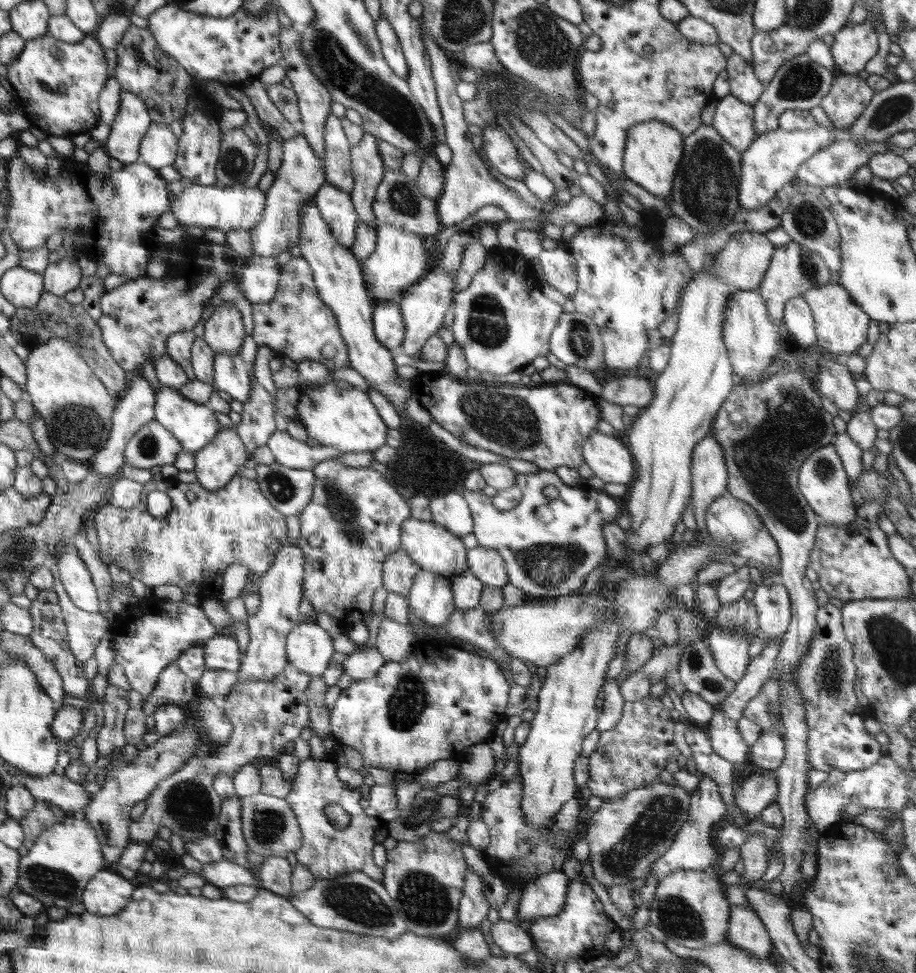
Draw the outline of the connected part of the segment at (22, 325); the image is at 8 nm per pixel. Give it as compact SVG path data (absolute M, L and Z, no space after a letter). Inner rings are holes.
M45 291L36 307L20 307L10 318L10 334L16 342L22 343L32 350L48 342L51 338L63 338L70 341L73 347L80 353L88 367L115 395L122 396L129 385L129 374L124 371L113 359L106 345L101 339L101 330L95 320L85 311L80 304L70 304L63 296L56 296L50 291Z

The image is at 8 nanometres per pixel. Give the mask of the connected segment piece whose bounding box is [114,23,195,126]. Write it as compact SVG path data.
M132 24L123 34L116 45L117 64L114 78L120 84L121 90L132 92L149 110L152 124L172 124L183 120L187 112L188 89L195 80L185 68L159 47L158 41L152 36L148 28L136 27Z

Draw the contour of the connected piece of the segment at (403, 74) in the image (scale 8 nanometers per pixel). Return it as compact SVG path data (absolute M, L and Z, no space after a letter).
M382 10L381 15L375 22L375 31L381 44L382 54L390 65L392 72L395 72L398 78L406 80L409 68L403 55L403 50L400 48L400 41L397 39L394 29L391 27L390 22L388 22L386 15L382 13Z

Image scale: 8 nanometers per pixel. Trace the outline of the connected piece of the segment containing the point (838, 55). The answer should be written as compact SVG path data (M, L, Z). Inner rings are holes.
M848 22L834 35L834 43L831 45L836 72L858 74L864 70L866 62L876 56L877 50L877 32L870 23Z

